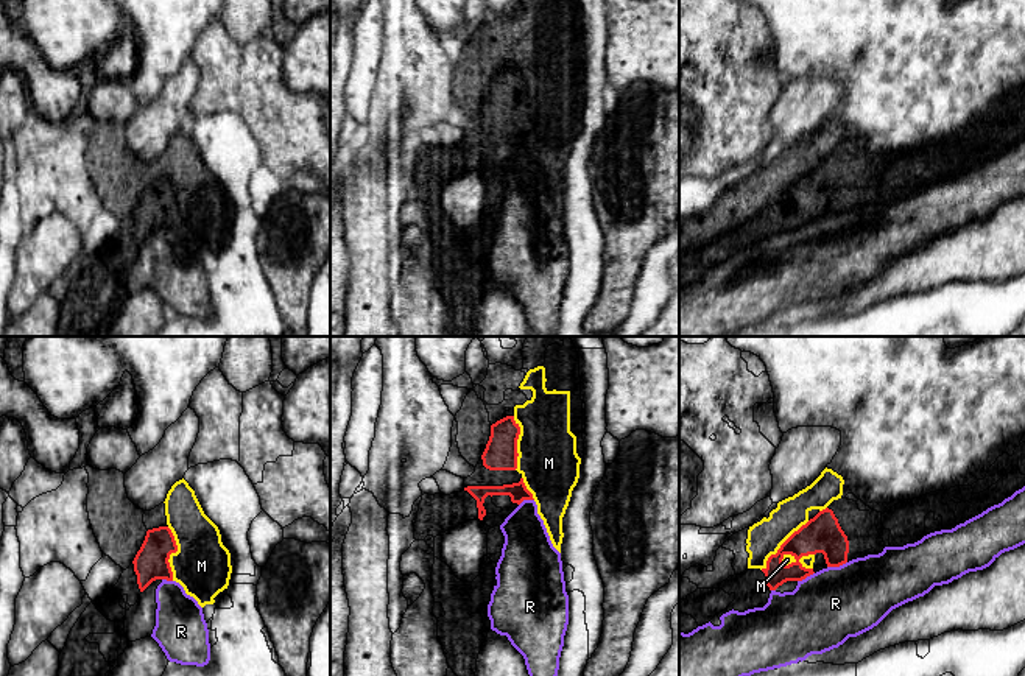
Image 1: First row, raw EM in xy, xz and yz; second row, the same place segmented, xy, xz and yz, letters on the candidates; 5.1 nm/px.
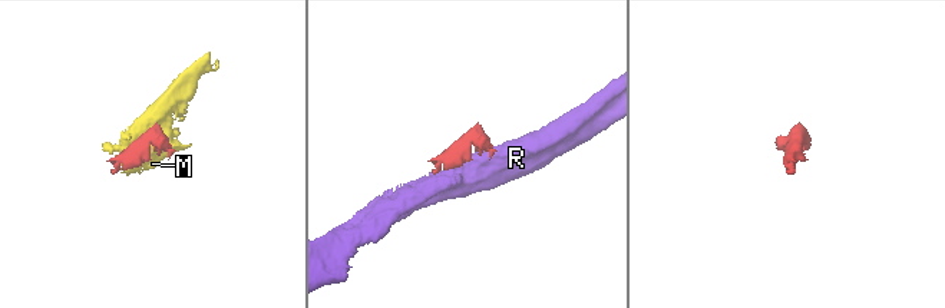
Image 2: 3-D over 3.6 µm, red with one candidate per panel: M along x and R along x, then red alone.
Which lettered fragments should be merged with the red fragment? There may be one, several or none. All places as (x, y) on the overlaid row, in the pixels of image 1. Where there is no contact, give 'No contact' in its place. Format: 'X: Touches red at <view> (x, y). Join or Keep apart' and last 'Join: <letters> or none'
M: Touches red at yz (781, 545). Join
R: Touches red at yz (837, 566). Keep apart
Join: M

